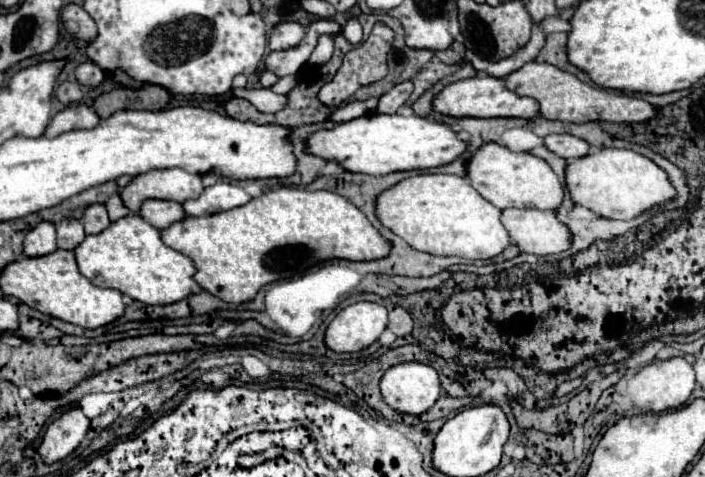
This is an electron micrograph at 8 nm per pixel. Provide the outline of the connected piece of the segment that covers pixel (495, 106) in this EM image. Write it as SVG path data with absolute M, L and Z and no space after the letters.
M476 75L464 81L456 81L446 85L434 99L432 109L440 115L448 117L520 117L534 119L538 115L538 103L530 97L518 97L504 87L502 79L494 79L488 75Z

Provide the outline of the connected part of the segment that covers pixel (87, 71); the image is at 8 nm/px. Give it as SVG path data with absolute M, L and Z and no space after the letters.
M88 61L88 63L82 63L82 65L76 69L76 79L78 79L78 83L82 83L82 85L96 87L96 85L102 83L104 71L102 71L96 63Z

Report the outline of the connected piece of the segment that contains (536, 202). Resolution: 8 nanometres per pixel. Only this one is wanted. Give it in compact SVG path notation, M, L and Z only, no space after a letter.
M484 143L470 155L466 163L466 179L488 203L498 209L534 207L554 211L562 203L564 195L560 179L544 159L530 153L514 153L498 143Z

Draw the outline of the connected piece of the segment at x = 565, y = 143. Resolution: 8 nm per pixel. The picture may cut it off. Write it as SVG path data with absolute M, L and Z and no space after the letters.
M546 135L544 145L562 159L578 159L590 151L590 145L574 135Z

